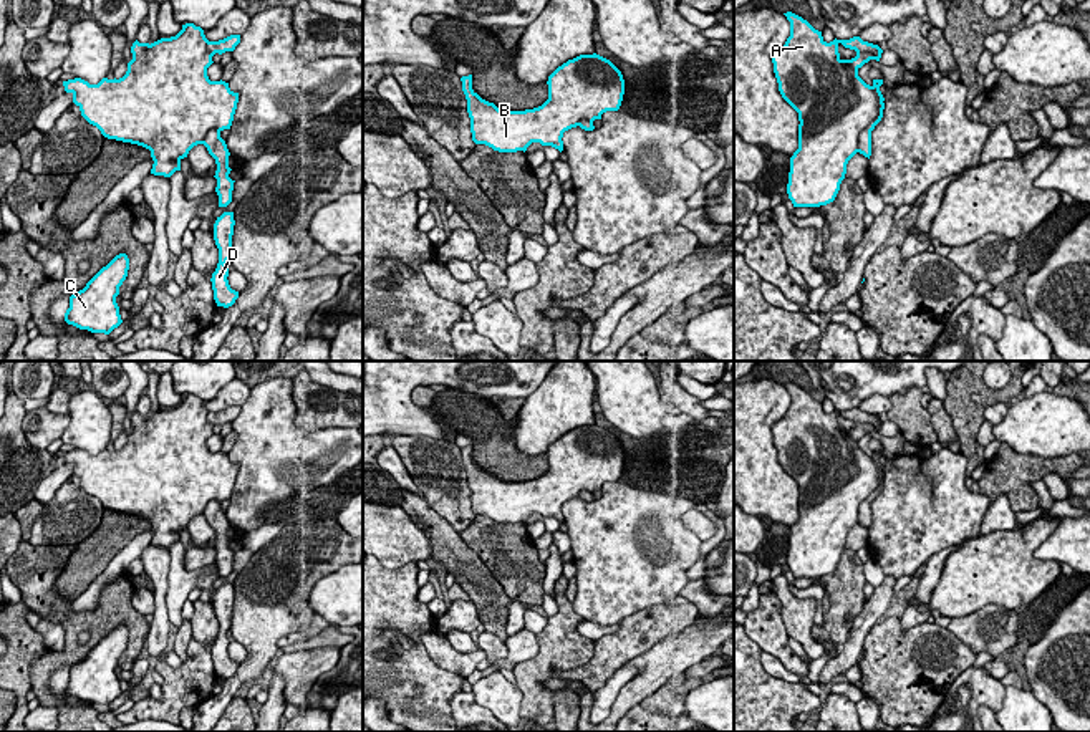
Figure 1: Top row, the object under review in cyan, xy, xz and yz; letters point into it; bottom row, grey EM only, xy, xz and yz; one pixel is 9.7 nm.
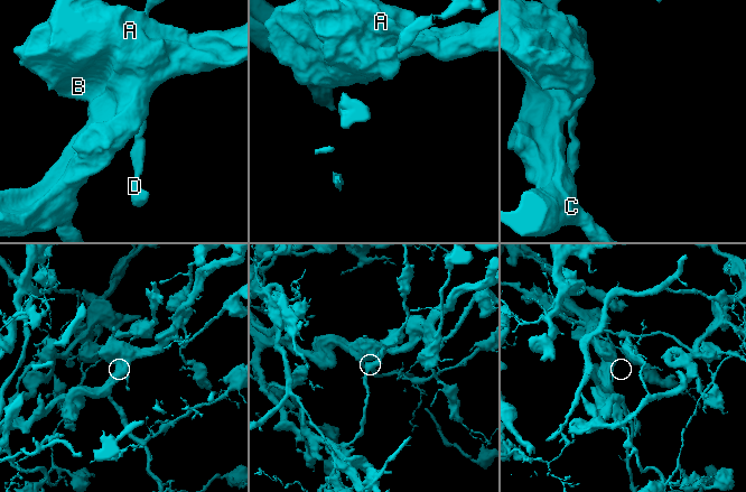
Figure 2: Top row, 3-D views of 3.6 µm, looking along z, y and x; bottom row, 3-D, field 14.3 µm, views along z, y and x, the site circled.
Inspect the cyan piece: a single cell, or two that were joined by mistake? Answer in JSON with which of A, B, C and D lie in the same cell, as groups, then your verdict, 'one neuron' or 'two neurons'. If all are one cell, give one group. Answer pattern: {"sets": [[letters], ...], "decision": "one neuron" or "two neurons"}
{"sets": [["A", "B", "C"], ["D"]], "decision": "two neurons"}

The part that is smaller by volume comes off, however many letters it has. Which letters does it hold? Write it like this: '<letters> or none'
D

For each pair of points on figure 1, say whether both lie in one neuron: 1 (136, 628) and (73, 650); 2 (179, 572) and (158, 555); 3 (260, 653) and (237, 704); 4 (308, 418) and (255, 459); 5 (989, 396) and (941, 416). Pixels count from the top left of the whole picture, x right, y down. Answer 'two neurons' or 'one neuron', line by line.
1: one neuron
2: two neurons
3: two neurons
4: two neurons
5: two neurons

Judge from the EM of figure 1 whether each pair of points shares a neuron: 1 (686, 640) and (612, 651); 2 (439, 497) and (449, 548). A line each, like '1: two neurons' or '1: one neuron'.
1: two neurons
2: two neurons

